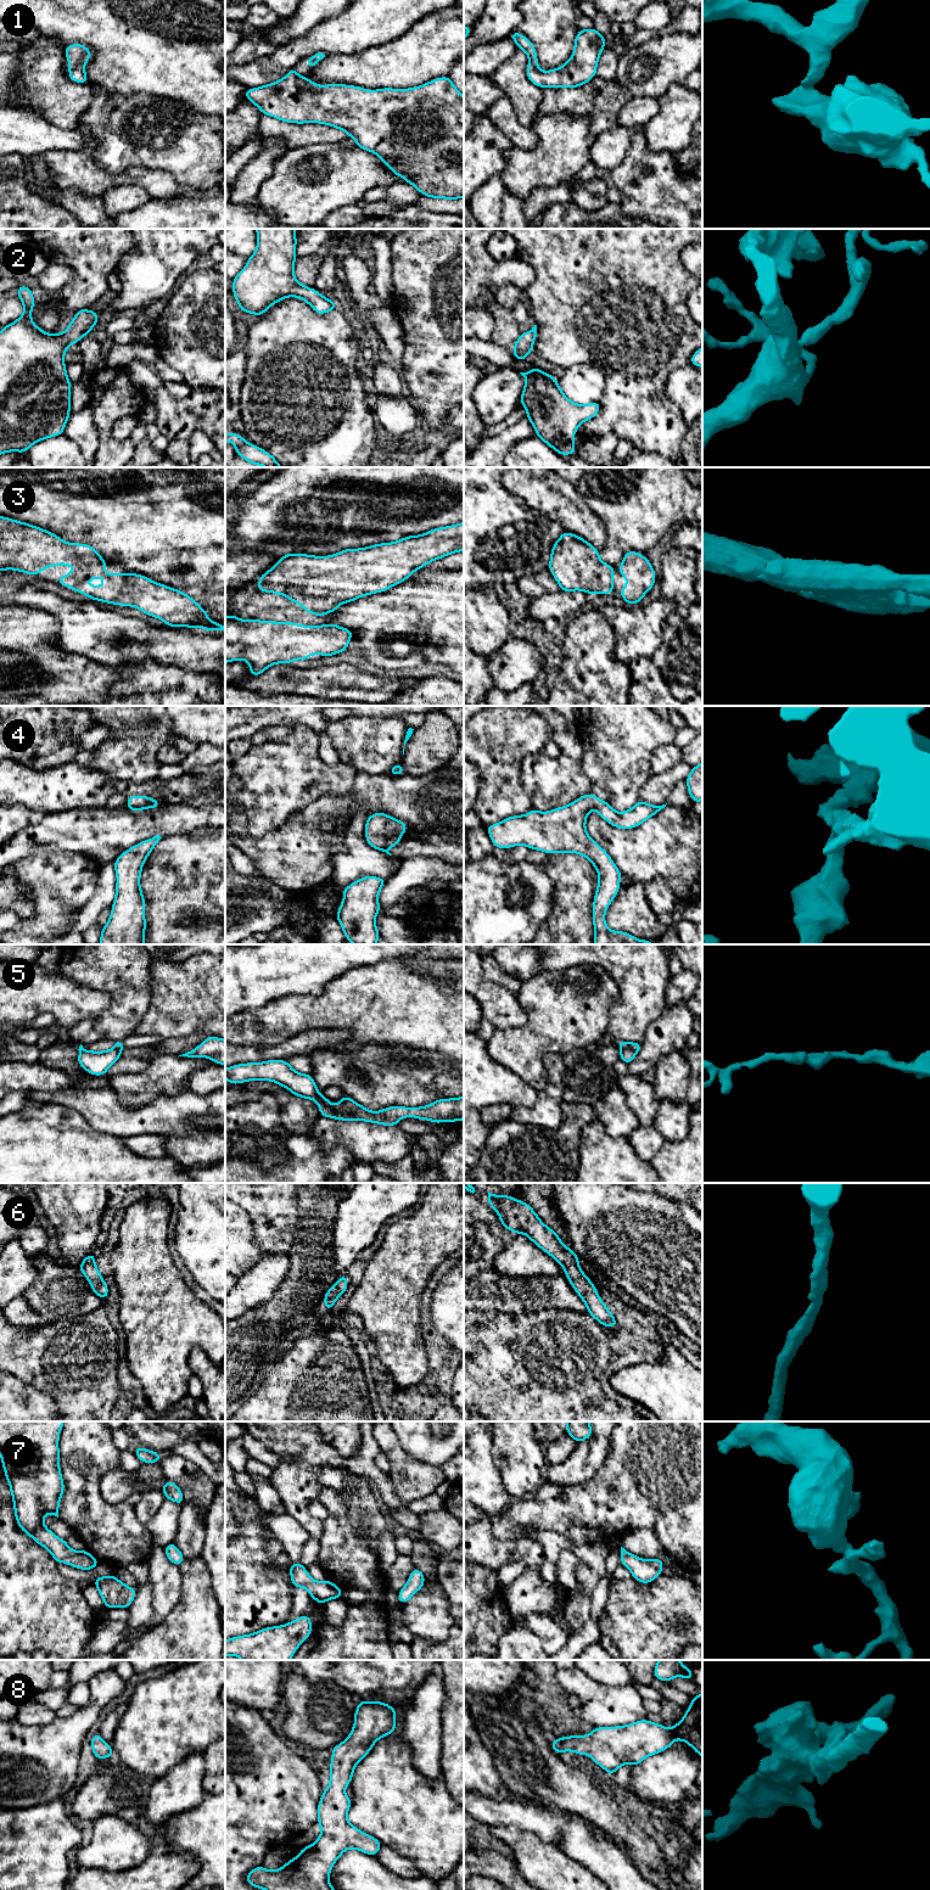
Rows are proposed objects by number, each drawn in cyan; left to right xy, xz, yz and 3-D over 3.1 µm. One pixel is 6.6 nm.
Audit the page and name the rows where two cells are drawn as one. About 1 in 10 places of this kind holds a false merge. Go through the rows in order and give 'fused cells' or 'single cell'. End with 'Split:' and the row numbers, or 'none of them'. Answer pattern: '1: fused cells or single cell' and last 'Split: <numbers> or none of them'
1: single cell
2: single cell
3: single cell
4: single cell
5: fused cells
6: single cell
7: single cell
8: single cell
Split: 5

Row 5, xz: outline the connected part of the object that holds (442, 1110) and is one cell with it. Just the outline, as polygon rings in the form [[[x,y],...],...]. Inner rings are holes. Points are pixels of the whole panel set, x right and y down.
[[[464,1097],[438,1099],[435,1103],[420,1107],[388,1106],[383,1107],[382,1111],[370,1111],[358,1104],[357,1111],[351,1115],[331,1111],[320,1103],[318,1104],[318,1107],[323,1117],[331,1117],[342,1121],[357,1120],[383,1126],[398,1126],[398,1121],[404,1117],[415,1117],[435,1123],[464,1120]]]

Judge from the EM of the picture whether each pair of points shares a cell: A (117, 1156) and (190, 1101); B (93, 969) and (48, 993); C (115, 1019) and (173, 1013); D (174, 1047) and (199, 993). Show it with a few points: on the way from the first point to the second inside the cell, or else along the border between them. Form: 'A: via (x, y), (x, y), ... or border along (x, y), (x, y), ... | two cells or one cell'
A: border along (95, 1128), (122, 1139) | two cells
B: border along (59, 971), (77, 982), (100, 991) | two cells
C: border along (150, 987), (149, 1008), (134, 1032) | two cells
D: border along (207, 1035), (196, 1031), (164, 1039) | two cells

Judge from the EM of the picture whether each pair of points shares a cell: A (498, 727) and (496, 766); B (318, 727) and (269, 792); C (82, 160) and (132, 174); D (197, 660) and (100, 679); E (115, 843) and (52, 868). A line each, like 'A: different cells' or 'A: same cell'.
A: same cell
B: different cells
C: same cell
D: different cells
E: different cells

